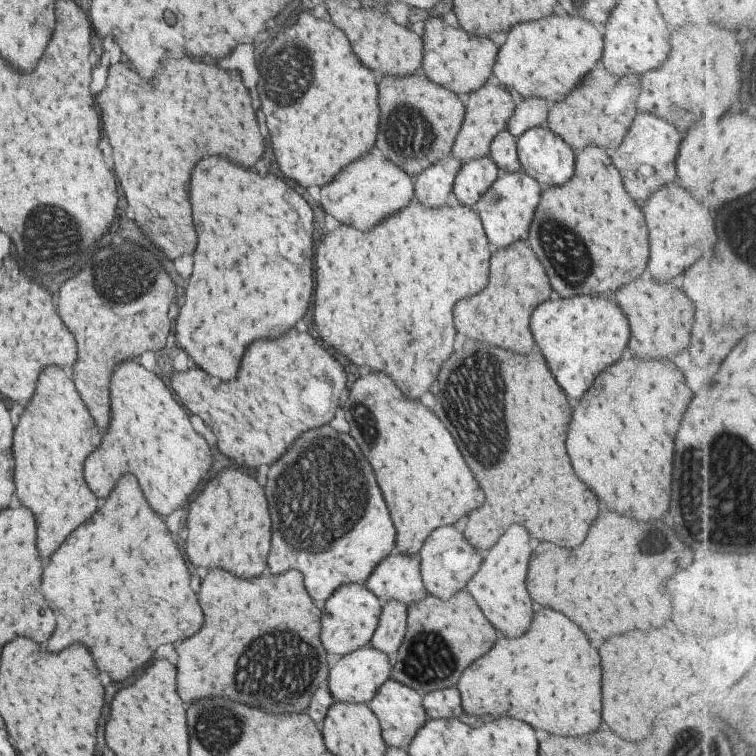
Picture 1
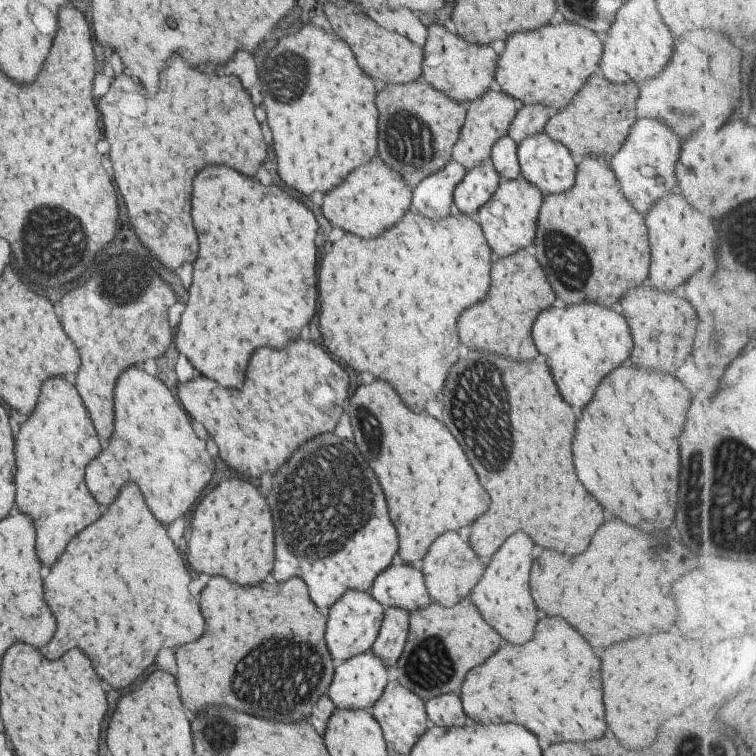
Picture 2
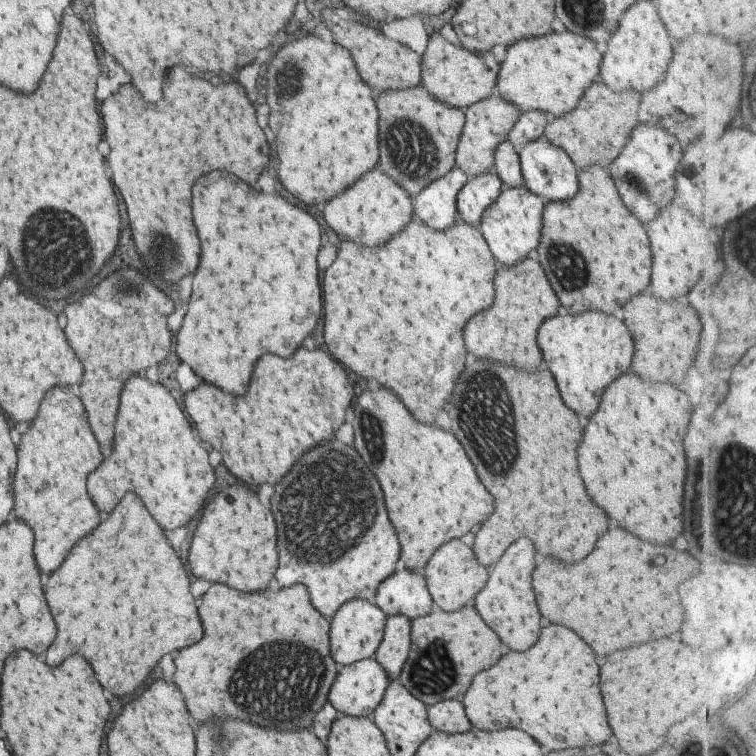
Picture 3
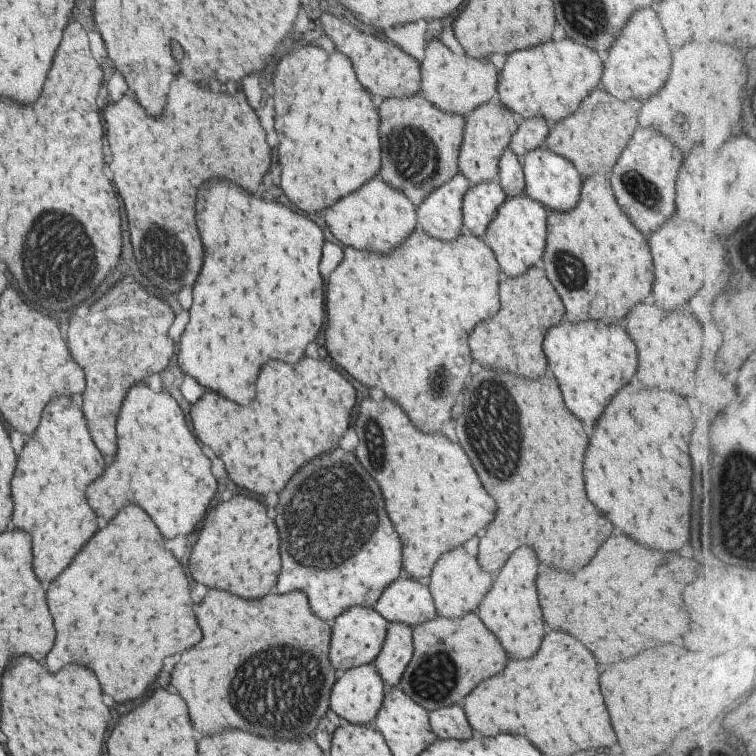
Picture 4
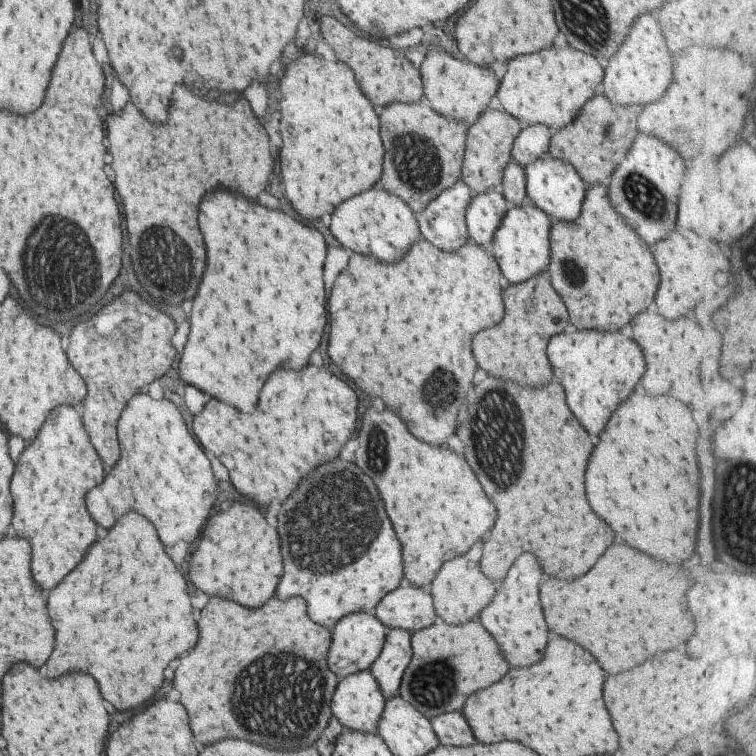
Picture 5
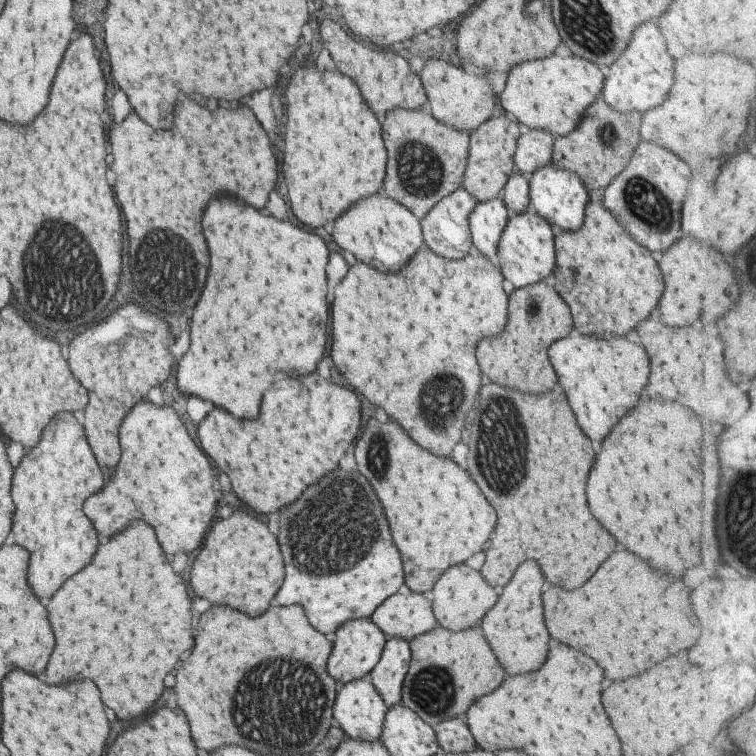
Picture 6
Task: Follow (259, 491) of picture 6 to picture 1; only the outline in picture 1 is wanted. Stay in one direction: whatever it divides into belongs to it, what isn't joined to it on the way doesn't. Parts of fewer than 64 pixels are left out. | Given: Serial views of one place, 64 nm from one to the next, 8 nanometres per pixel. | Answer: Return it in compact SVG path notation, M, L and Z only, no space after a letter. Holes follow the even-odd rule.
M295 330L283 334L277 340L257 340L249 350L245 350L241 360L241 370L235 382L223 384L217 388L217 380L209 378L205 372L193 368L183 374L171 376L171 388L179 402L195 416L203 420L203 424L213 432L217 440L219 452L233 460L235 464L255 470L261 464L273 464L291 444L295 438L299 438L303 432L311 428L319 428L327 424L337 406L339 406L339 394L345 388L345 372L337 360L333 360L321 344L317 344L315 338L309 334L299 334Z

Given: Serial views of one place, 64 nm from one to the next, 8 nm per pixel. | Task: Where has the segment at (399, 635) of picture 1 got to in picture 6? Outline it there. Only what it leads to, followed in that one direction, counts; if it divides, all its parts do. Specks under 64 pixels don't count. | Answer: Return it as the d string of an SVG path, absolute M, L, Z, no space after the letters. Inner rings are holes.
M397 637L387 638L377 664L367 675L386 707L401 704L401 685L409 662L409 643Z

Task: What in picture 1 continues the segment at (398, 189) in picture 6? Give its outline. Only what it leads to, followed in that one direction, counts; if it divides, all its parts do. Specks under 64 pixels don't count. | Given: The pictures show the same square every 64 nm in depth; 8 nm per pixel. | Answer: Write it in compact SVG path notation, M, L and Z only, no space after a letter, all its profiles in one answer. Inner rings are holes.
M417 74L397 82L399 98L393 98L393 78L383 78L383 84L379 82L377 90L379 90L377 96L379 130L377 130L375 146L383 152L383 156L389 162L398 166L413 180L424 168L449 154L449 148L464 117L464 102L453 92L433 86L433 82ZM409 146L411 146L411 154L409 154Z

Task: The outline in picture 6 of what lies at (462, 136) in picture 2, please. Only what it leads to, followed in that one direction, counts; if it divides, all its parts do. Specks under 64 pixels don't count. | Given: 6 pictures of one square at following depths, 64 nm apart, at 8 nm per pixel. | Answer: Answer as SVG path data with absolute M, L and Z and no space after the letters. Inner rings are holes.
M507 114L489 117L475 130L469 132L467 164L461 186L476 200L482 203L501 195L501 190L515 170L514 152L520 137L517 122Z

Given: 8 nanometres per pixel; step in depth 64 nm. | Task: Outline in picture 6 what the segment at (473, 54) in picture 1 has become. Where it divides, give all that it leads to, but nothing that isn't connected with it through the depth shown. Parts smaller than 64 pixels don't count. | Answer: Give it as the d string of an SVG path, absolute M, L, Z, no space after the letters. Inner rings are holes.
M429 60L422 65L419 78L426 96L427 106L437 122L456 131L469 134L489 117L496 114L494 94L487 76L472 67L456 68L443 60Z

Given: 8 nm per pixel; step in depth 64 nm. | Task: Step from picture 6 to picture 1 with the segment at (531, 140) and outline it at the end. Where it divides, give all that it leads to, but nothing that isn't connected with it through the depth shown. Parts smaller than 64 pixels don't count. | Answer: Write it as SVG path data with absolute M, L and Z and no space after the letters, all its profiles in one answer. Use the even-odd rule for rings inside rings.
M535 97L519 99L506 122L505 130L511 136L517 138L526 130L545 126L547 115L547 104L545 104L544 100Z

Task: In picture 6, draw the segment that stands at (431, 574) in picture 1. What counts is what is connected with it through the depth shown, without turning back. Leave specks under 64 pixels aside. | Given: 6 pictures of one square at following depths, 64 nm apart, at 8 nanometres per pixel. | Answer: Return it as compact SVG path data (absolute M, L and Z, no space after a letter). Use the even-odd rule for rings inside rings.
M457 564L445 570L445 574L441 574L441 578L435 582L431 596L433 596L431 606L433 606L434 619L442 629L445 628L451 632L461 632L469 626L475 626L497 600L493 588L489 588L483 582L483 578L475 570L467 568L465 564Z

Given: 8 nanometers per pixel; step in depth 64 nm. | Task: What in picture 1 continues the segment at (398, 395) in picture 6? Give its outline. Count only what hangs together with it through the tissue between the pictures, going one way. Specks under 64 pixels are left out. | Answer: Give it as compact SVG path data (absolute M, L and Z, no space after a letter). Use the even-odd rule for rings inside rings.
M411 199L399 214L369 230L369 234L339 226L335 234L323 238L313 262L313 322L317 332L335 352L357 366L369 364L369 370L387 374L407 400L419 400L419 394L427 392L437 380L441 362L453 350L453 304L481 292L487 284L491 250L479 217L459 203L433 212Z

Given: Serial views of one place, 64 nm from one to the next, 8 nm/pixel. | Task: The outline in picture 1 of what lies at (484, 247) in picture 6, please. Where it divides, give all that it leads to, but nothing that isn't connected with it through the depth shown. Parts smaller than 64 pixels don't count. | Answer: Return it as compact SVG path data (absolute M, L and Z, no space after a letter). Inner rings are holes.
M489 156L464 162L453 179L452 192L457 202L471 208L495 182L498 168Z

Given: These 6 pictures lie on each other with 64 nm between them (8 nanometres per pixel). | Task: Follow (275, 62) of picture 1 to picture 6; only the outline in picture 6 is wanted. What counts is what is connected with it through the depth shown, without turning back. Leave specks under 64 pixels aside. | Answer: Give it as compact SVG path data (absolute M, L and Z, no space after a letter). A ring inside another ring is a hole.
M301 68L291 76L285 100L285 138L289 138L293 146L283 146L281 174L287 186L289 208L303 226L321 228L323 224L333 222L351 204L375 194L381 188L385 174L385 148L379 138L379 122L365 106L359 90L341 73L324 71L319 74L311 68Z

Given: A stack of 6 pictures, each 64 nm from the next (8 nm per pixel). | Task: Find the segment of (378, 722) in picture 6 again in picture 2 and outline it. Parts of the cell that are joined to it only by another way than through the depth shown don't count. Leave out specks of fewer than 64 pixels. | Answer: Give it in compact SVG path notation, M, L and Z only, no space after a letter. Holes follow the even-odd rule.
M371 650L365 651L355 658L343 661L334 668L332 681L329 683L326 695L337 709L349 709L354 711L369 710L372 704L381 696L385 685L388 683L386 666L380 658Z

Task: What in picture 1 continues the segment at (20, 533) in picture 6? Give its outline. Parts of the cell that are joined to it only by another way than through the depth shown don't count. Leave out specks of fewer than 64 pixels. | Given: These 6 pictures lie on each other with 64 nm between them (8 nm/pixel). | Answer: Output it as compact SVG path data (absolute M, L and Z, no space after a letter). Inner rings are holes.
M45 368L37 378L29 406L13 430L15 494L35 518L37 552L41 558L49 558L61 542L97 510L97 498L89 492L81 474L83 460L97 446L97 428L73 382L59 368Z

